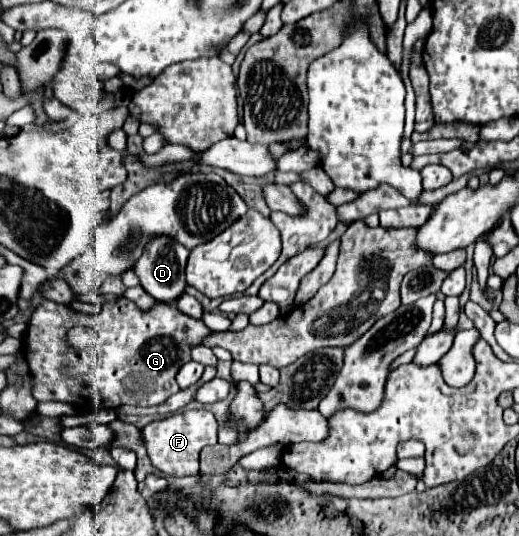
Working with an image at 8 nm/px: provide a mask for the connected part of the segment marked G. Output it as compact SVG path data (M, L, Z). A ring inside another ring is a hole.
M118 297L114 301L104 303L102 313L92 317L88 313L78 313L70 309L70 305L42 301L30 319L26 337L24 337L24 357L30 365L32 375L32 395L36 401L62 401L74 405L104 405L104 407L120 407L120 405L138 405L138 407L154 407L162 405L170 395L178 393L180 387L176 383L176 371L188 361L190 347L202 345L204 335L212 331L198 319L190 319L174 305L156 303L152 311L144 313L136 305L132 305L126 297ZM76 325L86 325L96 329L96 343L84 351L70 351L66 345L68 329Z

